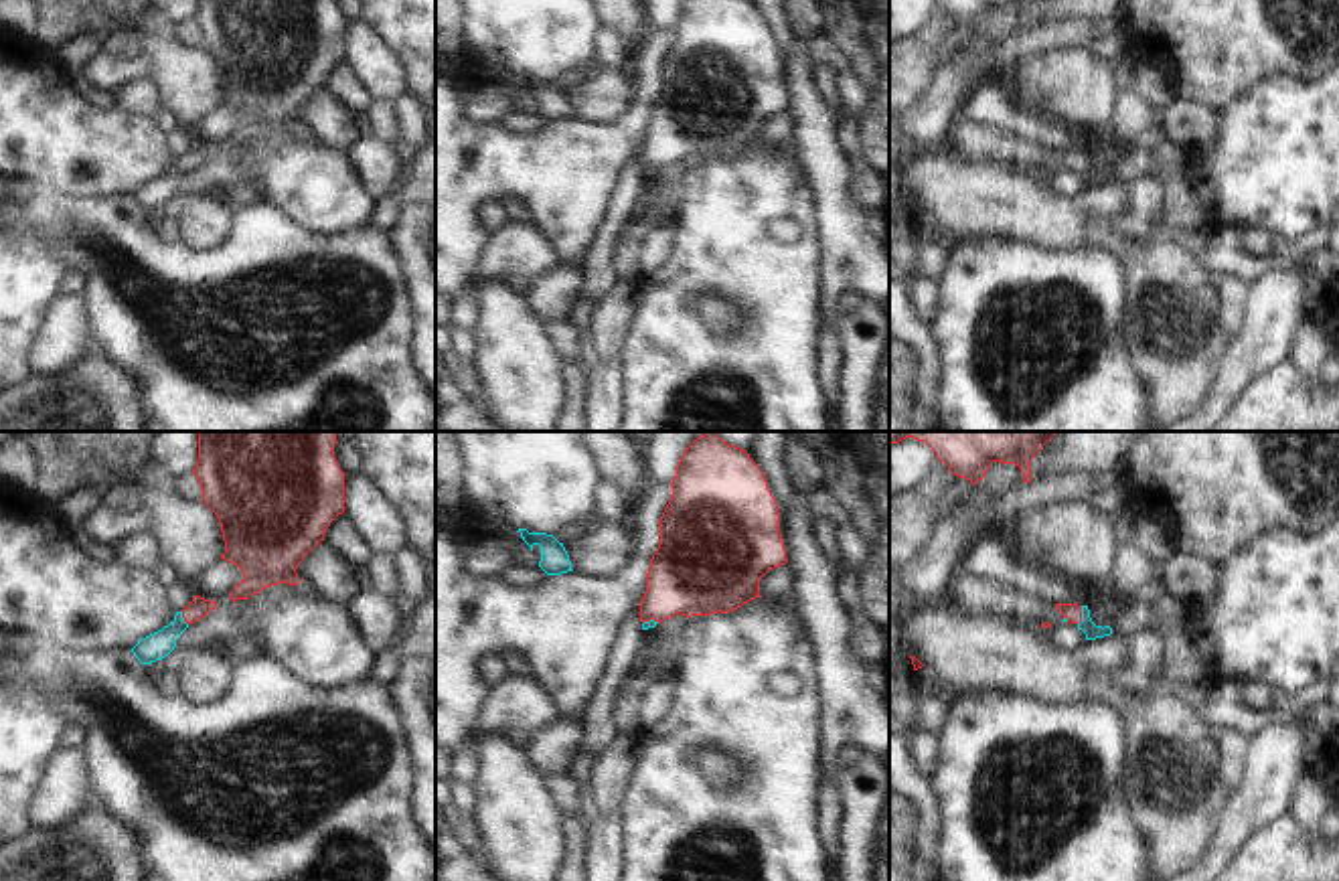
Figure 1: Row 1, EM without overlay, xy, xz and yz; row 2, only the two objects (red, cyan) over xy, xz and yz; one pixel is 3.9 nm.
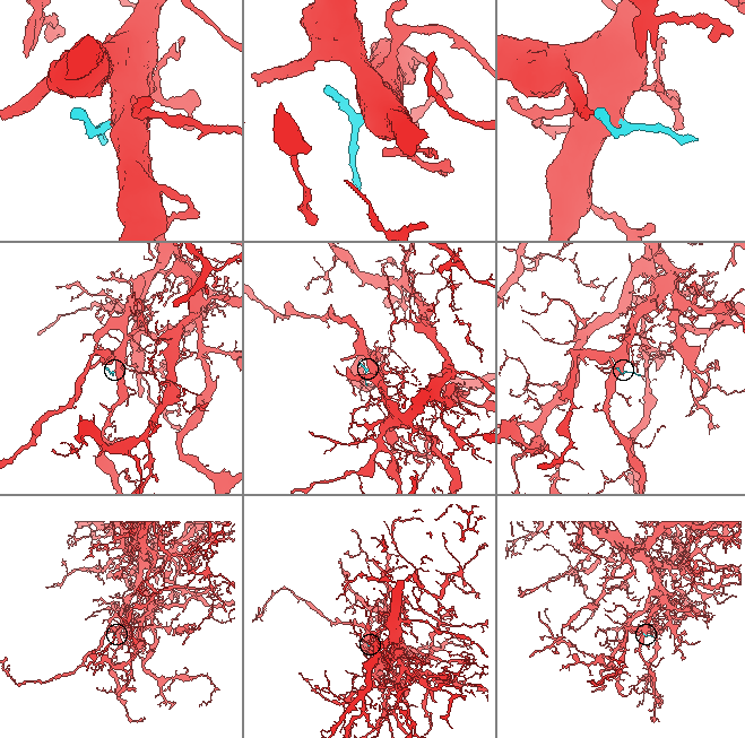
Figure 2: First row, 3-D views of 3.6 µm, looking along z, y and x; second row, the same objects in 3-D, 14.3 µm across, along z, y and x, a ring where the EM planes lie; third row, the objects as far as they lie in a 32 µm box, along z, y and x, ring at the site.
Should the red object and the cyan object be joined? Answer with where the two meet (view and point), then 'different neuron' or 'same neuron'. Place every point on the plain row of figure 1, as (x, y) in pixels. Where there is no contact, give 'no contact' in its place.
contact yz (1080, 163); same neuron

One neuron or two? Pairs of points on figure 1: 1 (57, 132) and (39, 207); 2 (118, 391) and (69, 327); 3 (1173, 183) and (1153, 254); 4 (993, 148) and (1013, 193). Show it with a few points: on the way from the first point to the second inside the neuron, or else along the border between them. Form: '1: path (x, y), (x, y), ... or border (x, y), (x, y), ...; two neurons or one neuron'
1: border (37, 187), (90, 199); two neurons
2: border (90, 345), (69, 365), (45, 375); two neurons
3: border (1161, 231), (1198, 260); two neurons
4: border (953, 156), (1009, 165), (1040, 175); two neurons

